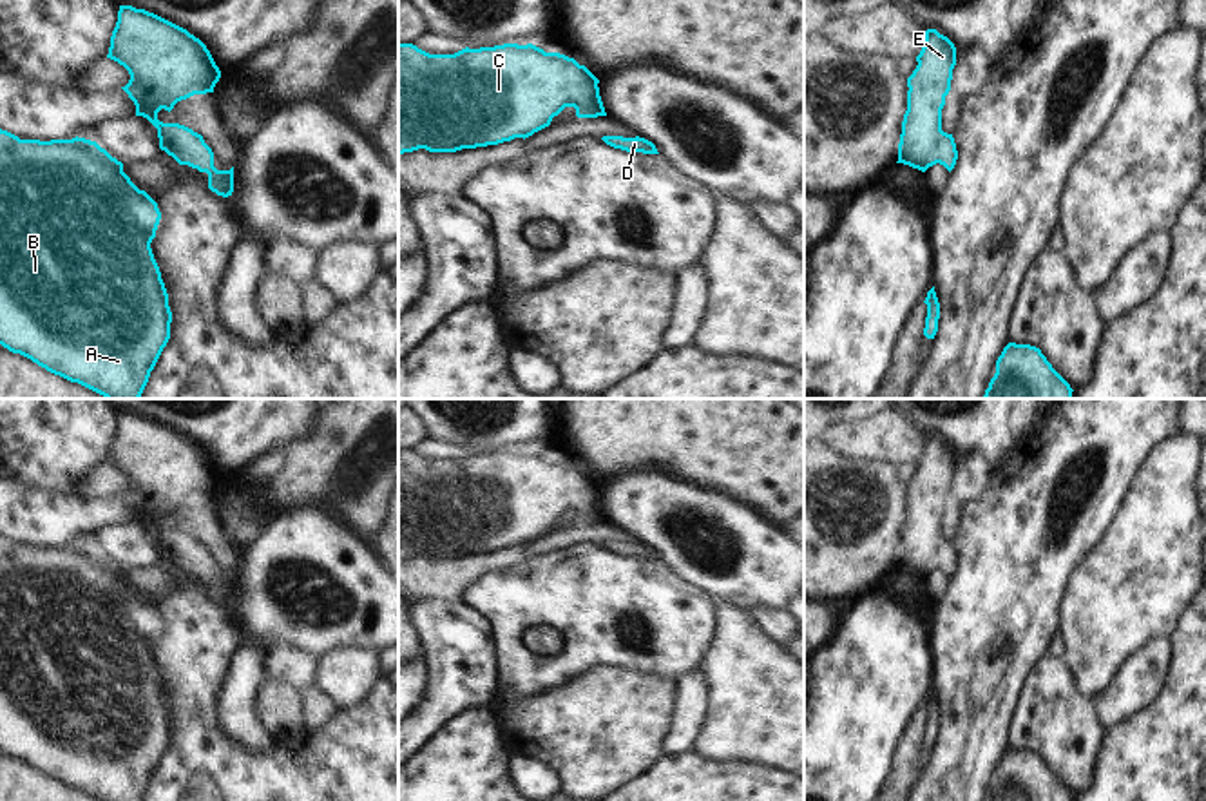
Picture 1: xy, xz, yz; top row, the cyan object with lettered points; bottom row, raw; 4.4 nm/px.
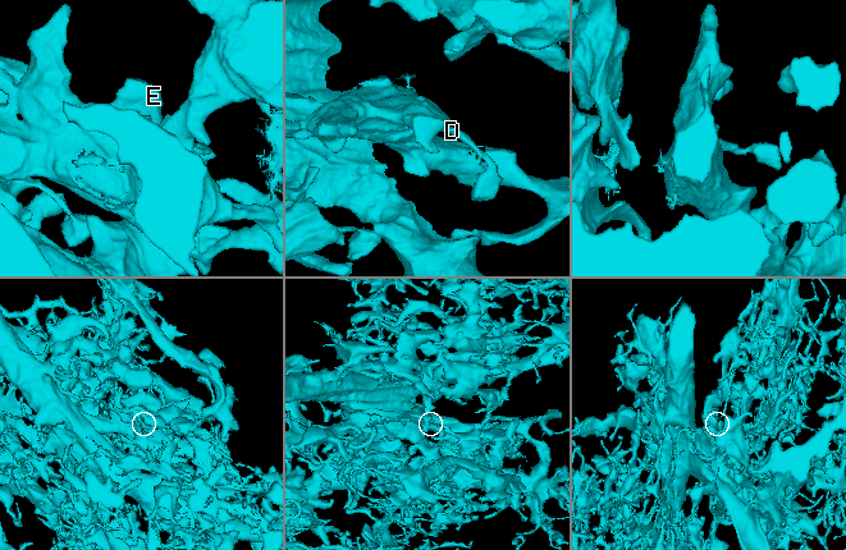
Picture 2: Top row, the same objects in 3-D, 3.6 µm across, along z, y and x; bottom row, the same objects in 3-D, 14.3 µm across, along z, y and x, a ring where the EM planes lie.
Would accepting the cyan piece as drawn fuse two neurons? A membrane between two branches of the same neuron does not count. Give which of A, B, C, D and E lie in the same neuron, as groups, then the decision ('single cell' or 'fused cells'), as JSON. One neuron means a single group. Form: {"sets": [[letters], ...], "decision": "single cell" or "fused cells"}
{"sets": [["A", "B", "C", "D", "E"]], "decision": "single cell"}

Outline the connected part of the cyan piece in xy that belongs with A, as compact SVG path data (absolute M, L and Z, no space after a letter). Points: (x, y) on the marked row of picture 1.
M0 129L0 344L105 399L139 399L150 372L170 339L172 312L168 294L150 248L159 219L161 212L158 203L145 190L139 190L123 172L123 163L112 158L96 141L78 136L51 141L20 140Z

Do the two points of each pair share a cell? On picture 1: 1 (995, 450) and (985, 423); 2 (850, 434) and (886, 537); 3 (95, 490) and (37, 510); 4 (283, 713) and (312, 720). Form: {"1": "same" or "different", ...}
{"1": "same", "2": "different", "3": "different", "4": "different"}

